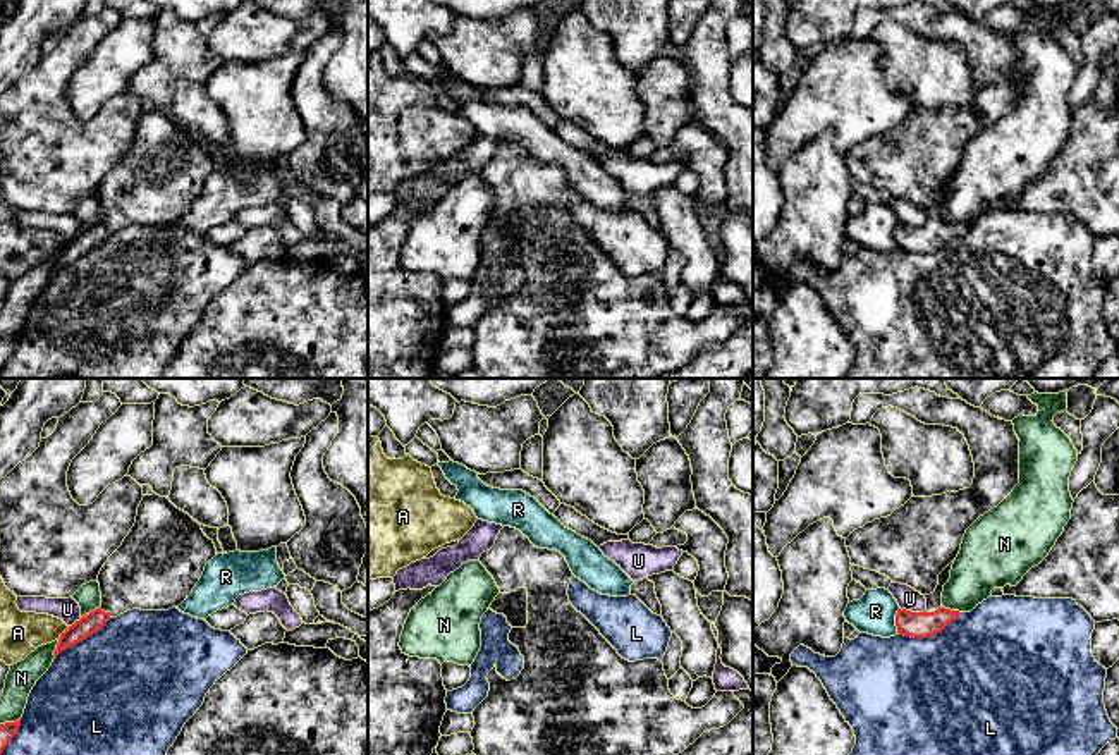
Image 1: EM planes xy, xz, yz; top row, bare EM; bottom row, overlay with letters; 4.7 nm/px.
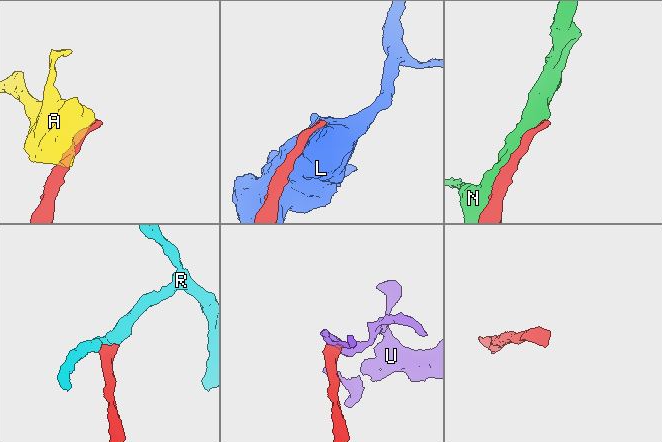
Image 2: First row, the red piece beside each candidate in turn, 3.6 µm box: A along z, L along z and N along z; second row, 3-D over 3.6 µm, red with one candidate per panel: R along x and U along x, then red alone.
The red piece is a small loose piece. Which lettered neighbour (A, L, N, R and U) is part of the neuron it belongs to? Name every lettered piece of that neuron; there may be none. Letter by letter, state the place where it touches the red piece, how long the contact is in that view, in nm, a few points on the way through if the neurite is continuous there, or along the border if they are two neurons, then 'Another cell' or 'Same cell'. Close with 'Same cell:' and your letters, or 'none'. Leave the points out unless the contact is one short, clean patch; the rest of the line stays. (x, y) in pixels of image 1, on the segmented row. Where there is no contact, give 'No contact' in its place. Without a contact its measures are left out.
A: Touches red at xy (62, 633). Shared border 90 nm. Another cell
L: Touches red at yz (929, 635). Shared border 320 nm. Another cell
N: Touches red at xy (11, 723). Shared border 110 nm. Another cell
R: Touches red at yz (896, 619). Shared border 120 nm. Boundary: yz (899, 607), (896, 632). Another cell
U: Touches red at yz (913, 613). Shared border 110 nm. Boundary: yz (901, 607), (923, 611). Another cell
Same cell: none

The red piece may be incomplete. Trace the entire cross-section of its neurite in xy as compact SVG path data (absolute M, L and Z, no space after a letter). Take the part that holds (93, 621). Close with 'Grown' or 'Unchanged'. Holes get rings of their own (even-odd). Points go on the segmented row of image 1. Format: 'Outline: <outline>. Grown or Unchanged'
Outline: M144 495L134 526L98 574L101 605L60 635L53 655L127 611L179 607L215 556L215 543L198 521L167 497Z. Grown

